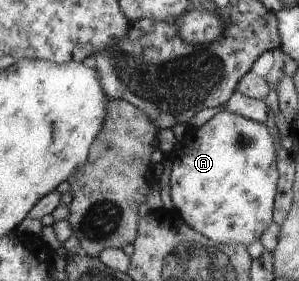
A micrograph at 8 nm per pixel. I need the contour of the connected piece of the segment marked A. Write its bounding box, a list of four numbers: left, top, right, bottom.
[169,110,279,244]

